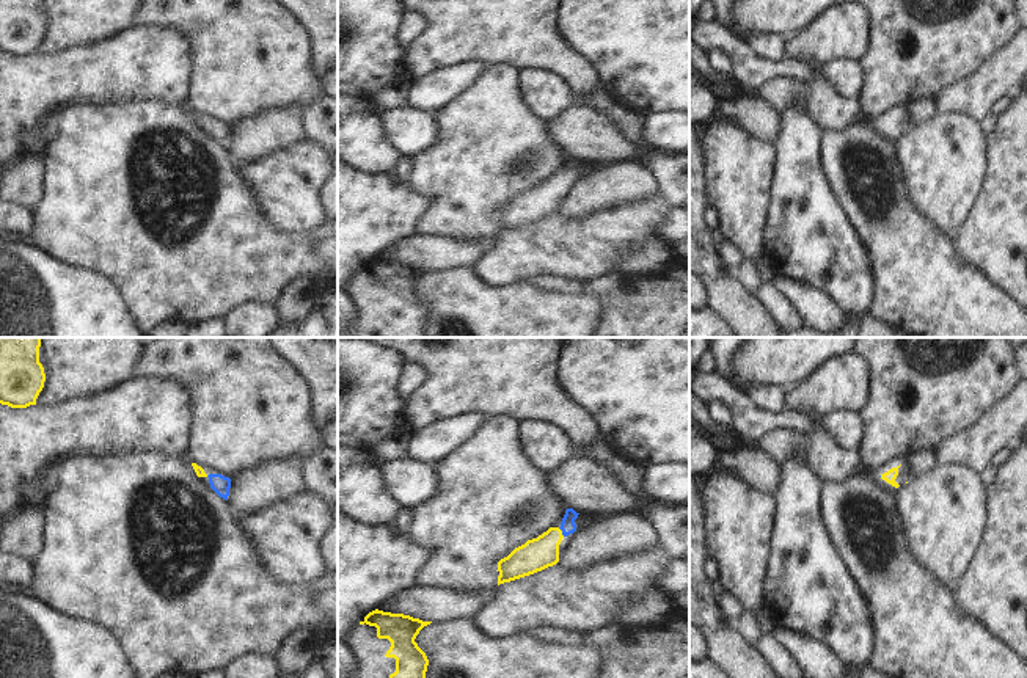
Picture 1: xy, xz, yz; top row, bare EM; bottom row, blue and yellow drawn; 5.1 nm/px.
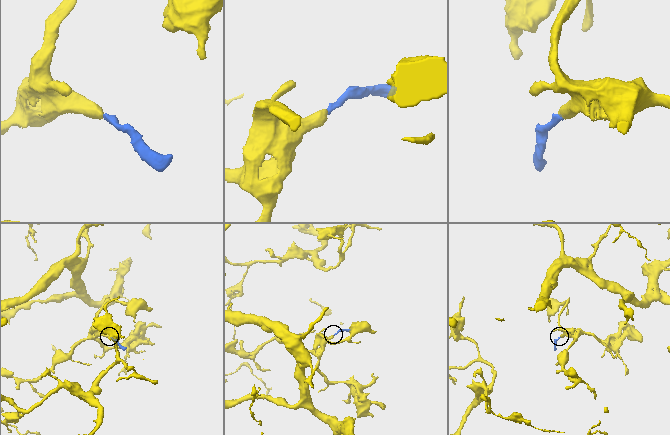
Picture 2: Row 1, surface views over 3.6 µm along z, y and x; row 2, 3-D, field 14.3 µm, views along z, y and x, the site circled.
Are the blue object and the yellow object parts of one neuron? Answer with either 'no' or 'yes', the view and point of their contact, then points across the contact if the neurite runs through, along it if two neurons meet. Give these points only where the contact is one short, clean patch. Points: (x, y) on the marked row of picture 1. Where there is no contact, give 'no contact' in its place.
yes; contact xz (562, 532); way xz (567, 526), (562, 532), (536, 554)

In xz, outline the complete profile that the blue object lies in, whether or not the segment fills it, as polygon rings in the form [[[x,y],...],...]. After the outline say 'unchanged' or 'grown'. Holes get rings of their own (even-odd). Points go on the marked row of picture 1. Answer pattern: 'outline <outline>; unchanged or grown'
outline [[[567,508],[559,527],[550,527],[501,559],[498,562],[498,585],[556,565],[559,562],[559,545],[564,537],[576,530],[575,519],[578,515],[573,508]]]; grown

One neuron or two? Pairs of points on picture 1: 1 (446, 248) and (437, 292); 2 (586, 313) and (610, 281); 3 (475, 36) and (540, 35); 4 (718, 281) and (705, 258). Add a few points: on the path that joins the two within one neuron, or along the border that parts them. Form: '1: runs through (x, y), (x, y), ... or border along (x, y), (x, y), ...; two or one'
1: border along (470, 266), (432, 272); two
2: border along (569, 287), (595, 297); two
3: runs through (490, 35), (525, 35); one
4: runs through (712, 275), (705, 264); one

